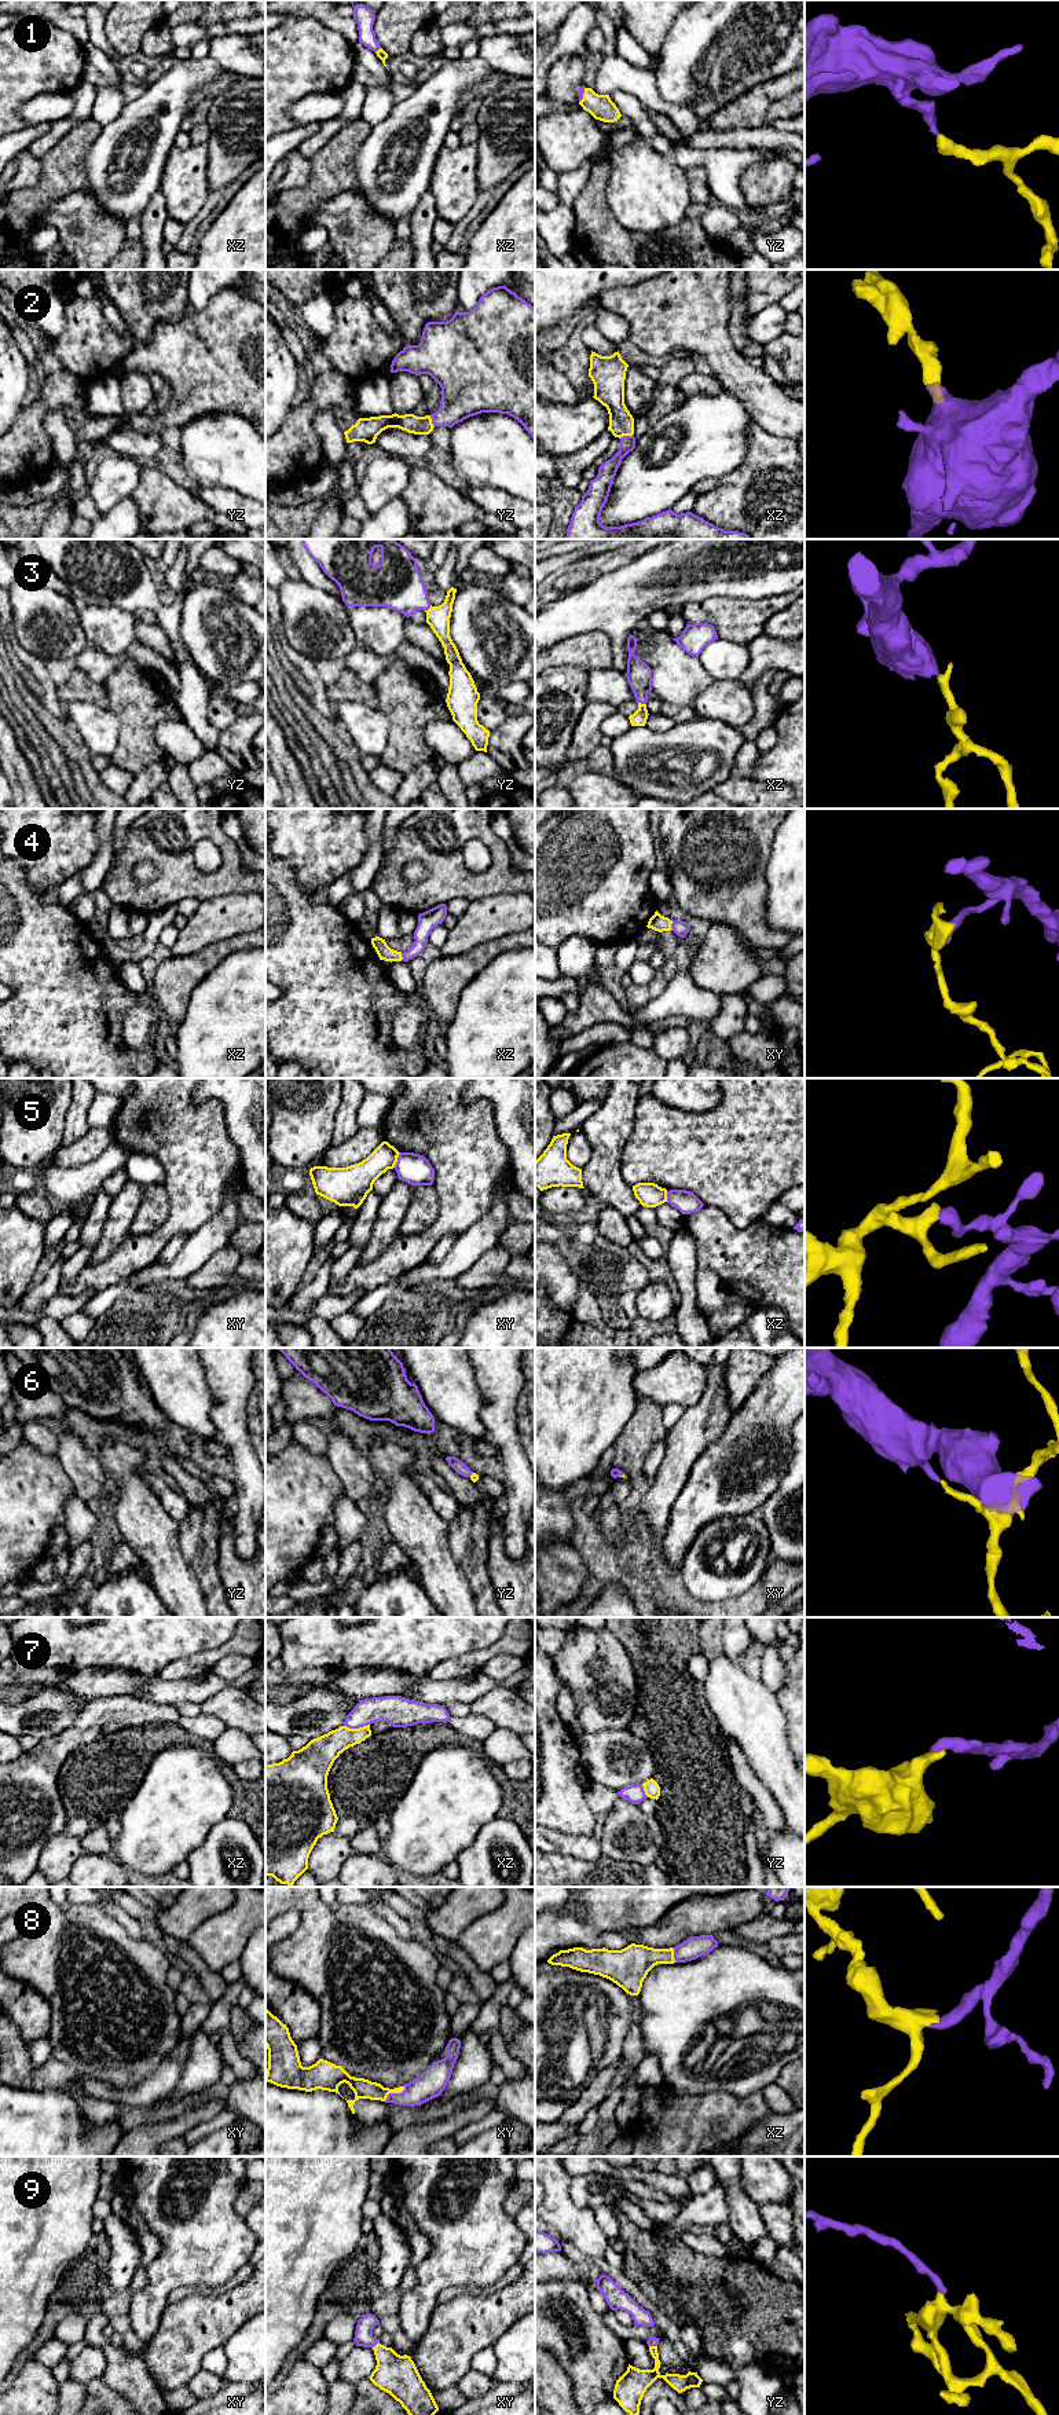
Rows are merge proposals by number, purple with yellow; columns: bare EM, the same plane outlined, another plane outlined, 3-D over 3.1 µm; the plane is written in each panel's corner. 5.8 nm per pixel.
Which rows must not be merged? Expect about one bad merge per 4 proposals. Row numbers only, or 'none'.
5

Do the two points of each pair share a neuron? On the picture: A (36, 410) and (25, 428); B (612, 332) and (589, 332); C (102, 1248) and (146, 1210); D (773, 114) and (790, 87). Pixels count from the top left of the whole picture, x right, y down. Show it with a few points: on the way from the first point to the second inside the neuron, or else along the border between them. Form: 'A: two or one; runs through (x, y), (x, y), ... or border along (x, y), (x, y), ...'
A: one; runs through (35, 414), (29, 424)
B: two; border along (594, 322), (596, 328), (616, 345)
C: two; border along (143, 1193), (129, 1227), (129, 1234)
D: two; border along (790, 94), (777, 99), (770, 106), (763, 123)

